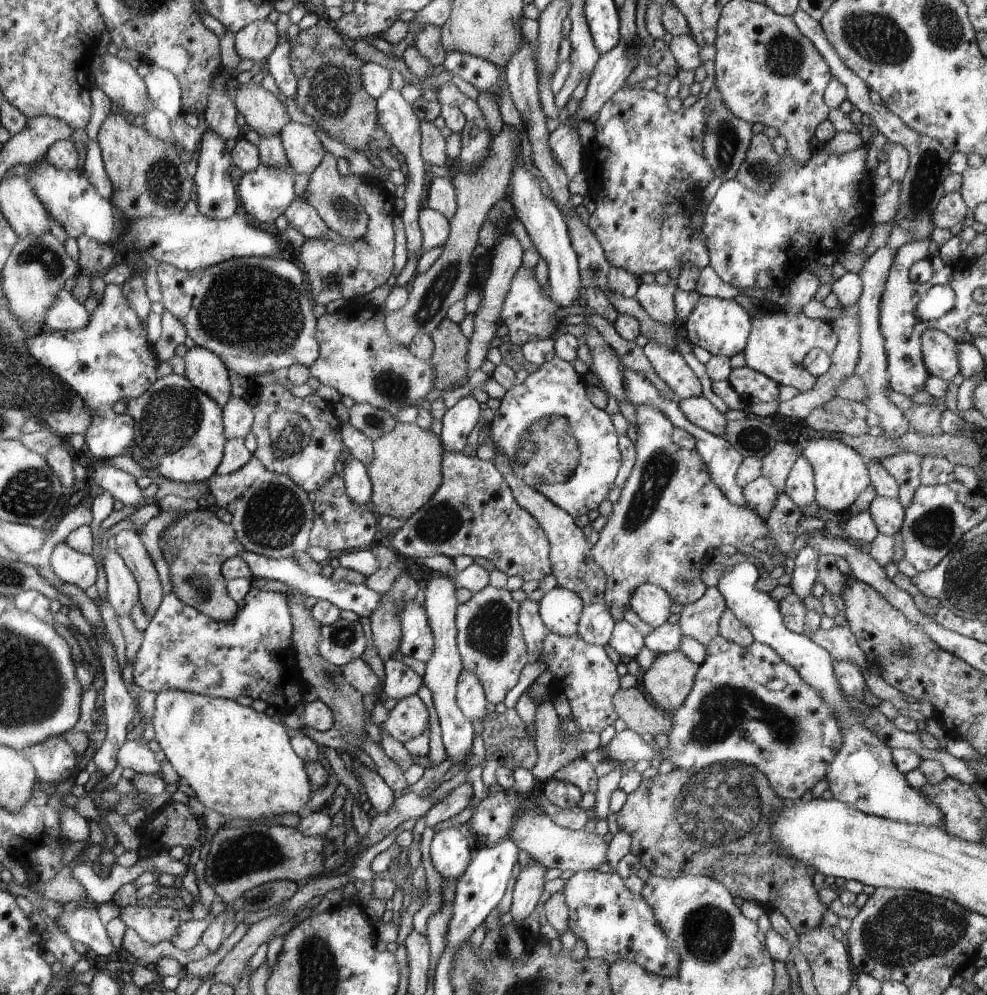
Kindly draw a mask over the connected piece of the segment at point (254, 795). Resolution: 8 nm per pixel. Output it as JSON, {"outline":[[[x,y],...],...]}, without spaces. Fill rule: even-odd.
{"outline":[[[167,690],[158,693],[155,697],[152,724],[155,730],[156,742],[160,744],[160,748],[166,756],[166,760],[168,760],[172,768],[174,768],[174,773],[180,776],[183,781],[183,787],[185,787],[189,794],[196,797],[204,804],[206,810],[217,812],[218,814],[228,817],[230,820],[233,818],[260,820],[260,818],[274,818],[274,816],[280,816],[281,814],[303,813],[304,806],[306,806],[311,799],[314,788],[310,779],[310,774],[308,774],[305,762],[292,748],[290,737],[288,736],[289,730],[286,730],[286,725],[282,726],[280,722],[274,722],[274,720],[266,716],[265,713],[259,713],[252,707],[239,705],[236,701],[230,699],[195,695],[194,693],[187,693],[179,690]]]}

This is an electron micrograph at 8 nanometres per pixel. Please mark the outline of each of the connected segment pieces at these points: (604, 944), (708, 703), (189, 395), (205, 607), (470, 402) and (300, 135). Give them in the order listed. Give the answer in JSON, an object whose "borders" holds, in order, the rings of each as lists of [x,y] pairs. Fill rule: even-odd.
{"borders":[[[[580,871],[568,879],[562,892],[569,908],[569,928],[586,942],[590,958],[606,961],[609,966],[622,959],[632,959],[649,973],[674,978],[680,955],[657,924],[652,908],[640,893],[628,890],[619,874]]],[[[718,634],[705,649],[706,656],[695,674],[692,690],[671,718],[673,727],[668,732],[668,751],[663,751],[658,744],[652,750],[639,734],[627,728],[616,733],[604,748],[601,746],[606,759],[621,763],[640,759],[651,761],[656,752],[660,752],[663,760],[672,764],[674,769],[684,769],[688,773],[715,764],[743,762],[755,766],[764,774],[777,796],[787,803],[802,798],[806,790],[811,790],[819,780],[825,778],[831,762],[843,745],[843,728],[835,706],[827,703],[814,687],[804,682],[798,670],[784,662],[773,648],[764,643],[755,640],[744,648]],[[774,678],[786,680],[786,687],[779,691],[769,690],[766,684]]],[[[170,373],[164,378],[157,378],[146,393],[134,401],[118,402],[115,410],[135,419],[135,448],[143,452],[144,464],[156,469],[164,478],[178,482],[202,482],[218,472],[223,460],[222,448],[226,448],[227,442],[222,430],[222,408],[184,375]]],[[[215,508],[186,511],[185,514],[178,515],[159,538],[159,548],[170,570],[172,593],[184,604],[212,617],[216,622],[231,622],[239,608],[235,599],[227,593],[227,579],[221,573],[221,566],[226,559],[240,556],[245,548],[237,539],[232,525],[216,517]]],[[[472,396],[458,401],[452,408],[446,409],[442,419],[442,439],[445,452],[462,453],[468,442],[468,434],[480,422],[482,408]]],[[[287,122],[279,134],[289,162],[296,174],[311,175],[327,156],[316,131],[310,125]]]]}

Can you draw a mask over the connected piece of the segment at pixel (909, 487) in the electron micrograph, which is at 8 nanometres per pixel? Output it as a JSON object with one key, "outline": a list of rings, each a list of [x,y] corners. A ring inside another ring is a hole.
{"outline":[[[898,453],[879,461],[886,472],[898,481],[898,501],[906,509],[912,504],[915,490],[921,485],[922,459],[916,453]]]}

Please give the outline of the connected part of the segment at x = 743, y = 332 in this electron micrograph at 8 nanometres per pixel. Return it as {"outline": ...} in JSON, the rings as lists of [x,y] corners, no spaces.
{"outline":[[[702,295],[694,310],[688,315],[684,324],[685,339],[691,346],[705,348],[712,355],[726,355],[731,358],[742,352],[751,331],[751,316],[735,299],[721,299]]]}

